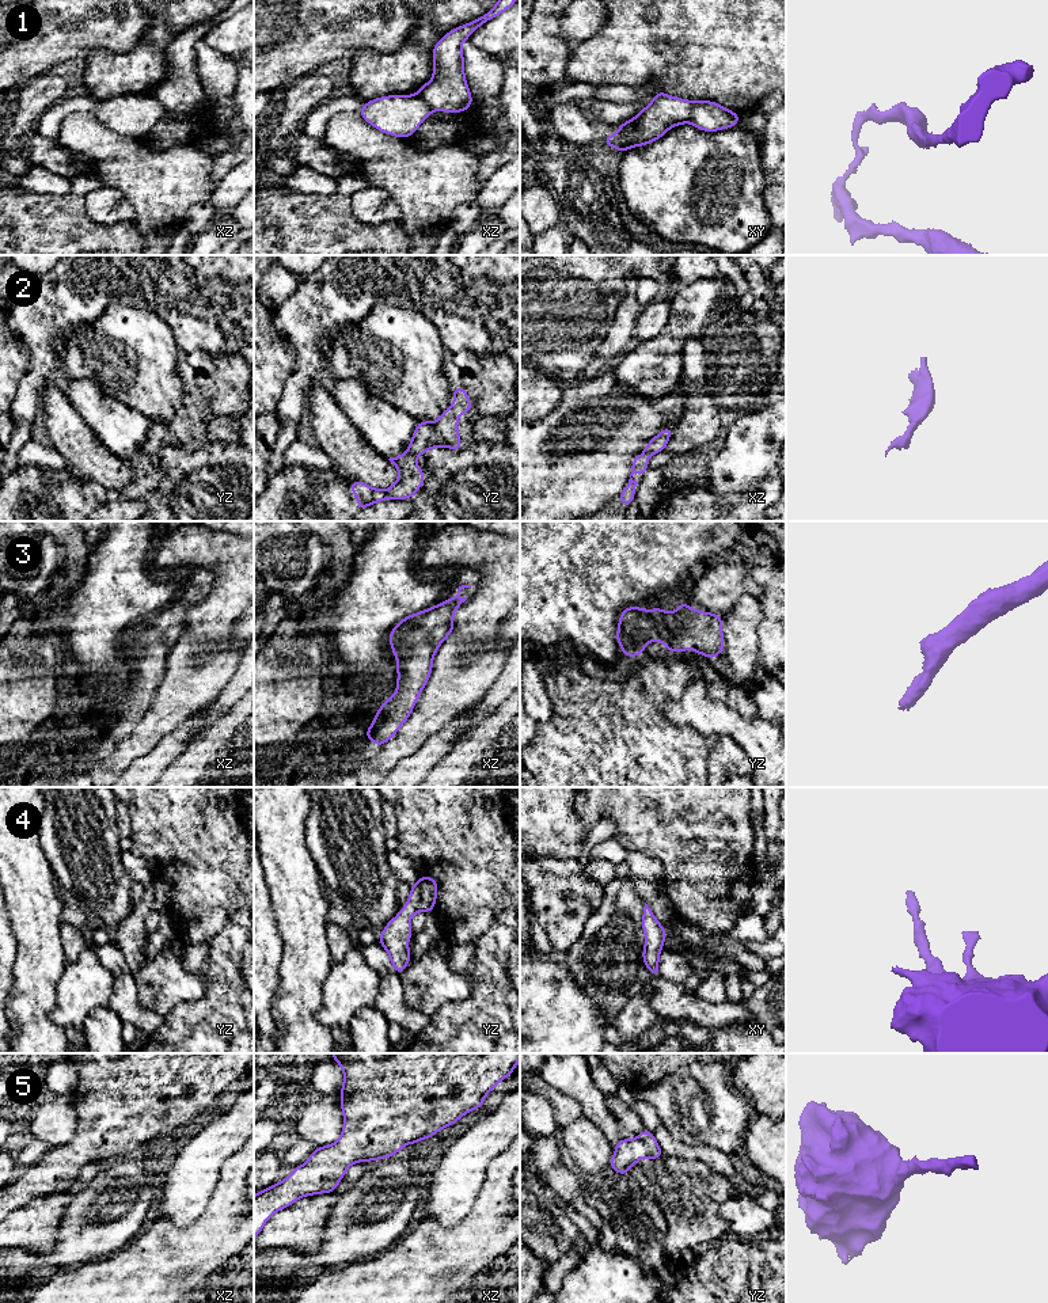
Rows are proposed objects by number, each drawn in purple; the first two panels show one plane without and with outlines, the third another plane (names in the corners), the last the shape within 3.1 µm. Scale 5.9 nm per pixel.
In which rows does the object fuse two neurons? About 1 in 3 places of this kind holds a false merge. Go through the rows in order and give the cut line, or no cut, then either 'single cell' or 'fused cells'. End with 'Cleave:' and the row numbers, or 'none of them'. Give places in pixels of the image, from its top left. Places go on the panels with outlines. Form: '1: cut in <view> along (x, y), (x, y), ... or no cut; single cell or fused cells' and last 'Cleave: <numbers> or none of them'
1: cut in xy along (690, 102), (691, 121); fused cells
2: no cut; single cell
3: no cut; single cell
4: no cut; single cell
5: no cut; single cell
Cleave: 1

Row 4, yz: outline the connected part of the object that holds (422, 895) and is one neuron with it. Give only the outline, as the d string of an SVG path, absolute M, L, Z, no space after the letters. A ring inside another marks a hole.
M422 875L411 885L410 897L399 913L390 920L383 932L379 935L379 942L387 950L391 965L398 975L411 960L407 941L413 938L410 919L419 911L433 912L437 899L437 881L428 875Z

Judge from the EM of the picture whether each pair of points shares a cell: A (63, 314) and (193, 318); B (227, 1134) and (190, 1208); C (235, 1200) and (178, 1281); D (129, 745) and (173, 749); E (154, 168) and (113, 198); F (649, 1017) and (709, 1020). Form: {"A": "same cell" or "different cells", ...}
{"A": "same cell", "B": "same cell", "C": "same cell", "D": "different cells", "E": "different cells", "F": "different cells"}

